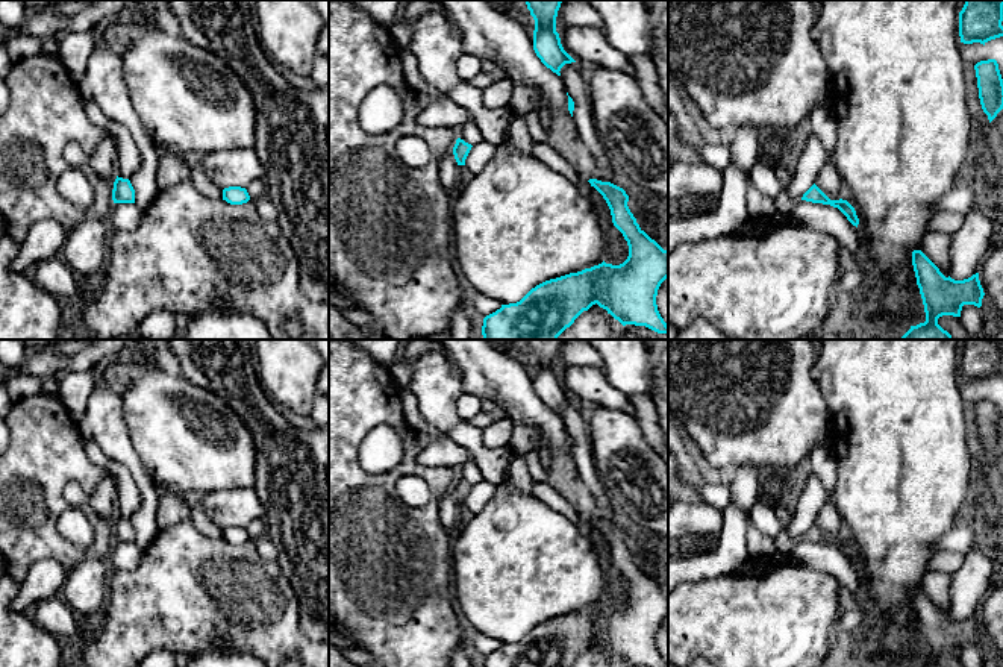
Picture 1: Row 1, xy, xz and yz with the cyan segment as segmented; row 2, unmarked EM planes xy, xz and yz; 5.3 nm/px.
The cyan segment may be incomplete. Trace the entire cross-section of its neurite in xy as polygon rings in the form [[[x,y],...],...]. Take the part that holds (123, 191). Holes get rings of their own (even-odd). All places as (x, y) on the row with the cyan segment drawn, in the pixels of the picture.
[[[118,177],[112,189],[114,203],[135,203],[135,189],[129,179]]]

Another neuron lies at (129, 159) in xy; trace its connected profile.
[[[85,100],[85,111],[86,117],[97,127],[108,130],[114,136],[118,152],[117,176],[130,180],[141,165],[139,149],[130,132],[121,124],[109,120],[94,100]]]

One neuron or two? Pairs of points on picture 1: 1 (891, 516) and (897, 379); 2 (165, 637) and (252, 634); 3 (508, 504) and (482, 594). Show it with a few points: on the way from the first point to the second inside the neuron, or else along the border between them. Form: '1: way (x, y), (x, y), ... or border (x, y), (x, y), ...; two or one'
1: way (896, 482), (897, 413); one
2: way (187, 631), (231, 631); one
3: way (508, 526), (508, 569), (505, 572); one

